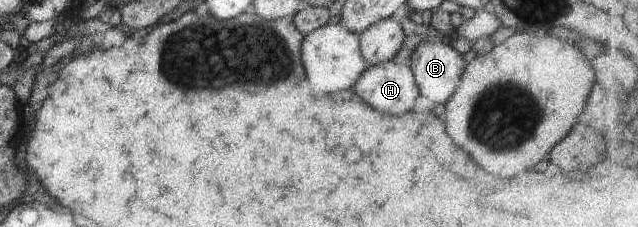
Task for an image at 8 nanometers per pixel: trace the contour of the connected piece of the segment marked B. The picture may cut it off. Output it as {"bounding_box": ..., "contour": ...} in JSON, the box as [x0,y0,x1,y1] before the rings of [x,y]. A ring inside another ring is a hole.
{"bounding_box":[409,41,466,104],"contour":[[[444,41],[421,43],[409,62],[421,96],[445,104],[459,86],[466,62]]]}

